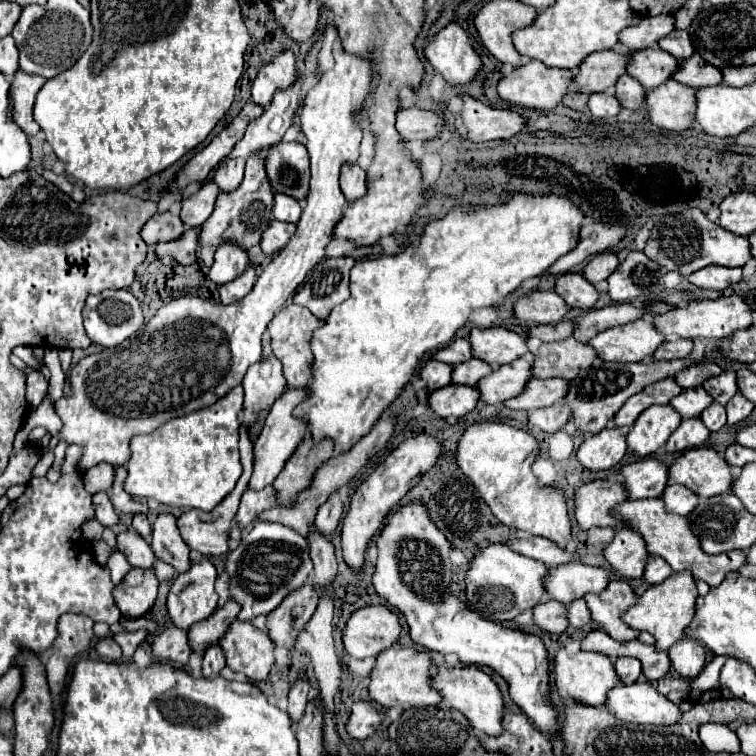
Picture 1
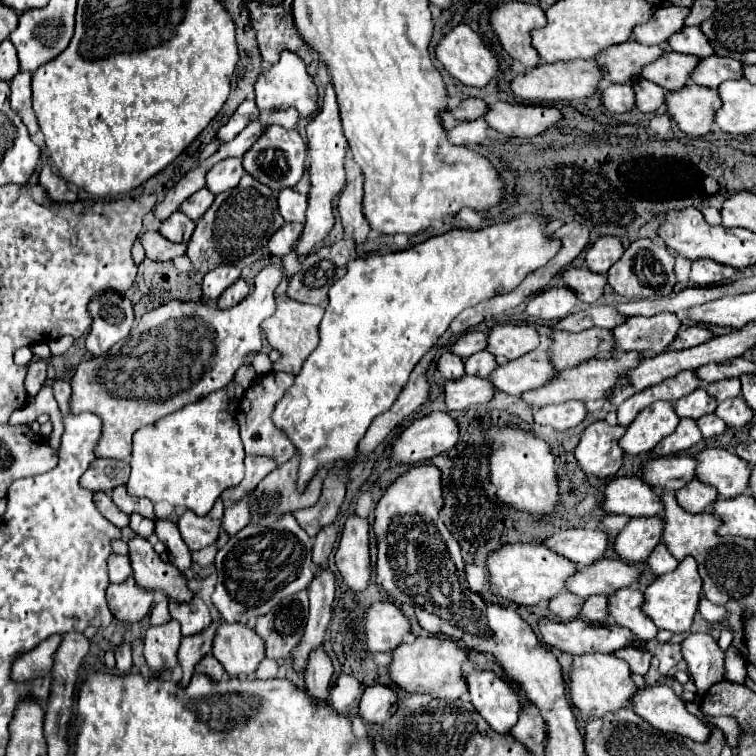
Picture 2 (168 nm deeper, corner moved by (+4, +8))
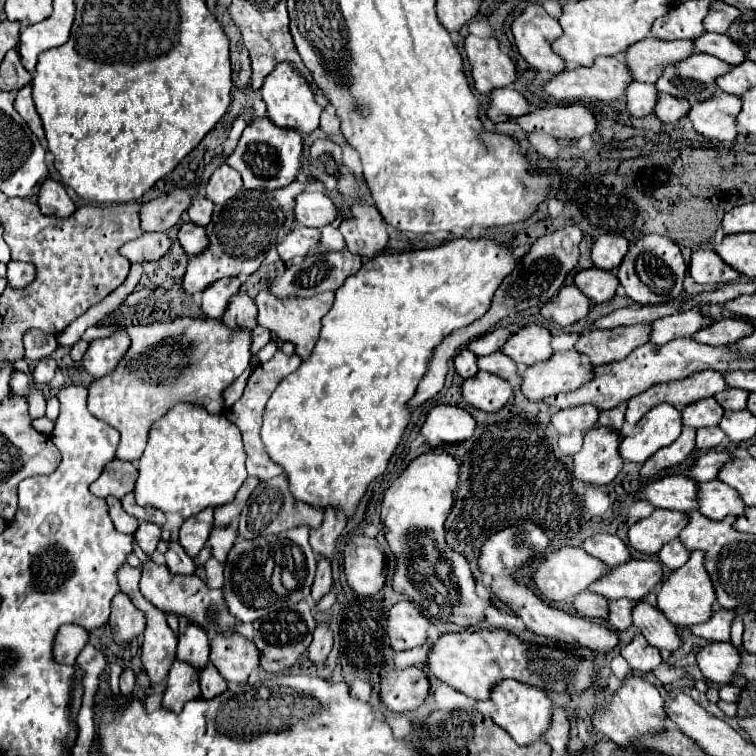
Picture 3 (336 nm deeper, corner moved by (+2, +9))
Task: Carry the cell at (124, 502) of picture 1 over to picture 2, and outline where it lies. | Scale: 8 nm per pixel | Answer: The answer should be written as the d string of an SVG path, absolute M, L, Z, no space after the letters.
M120 485L118 489L114 489L112 491L112 501L116 503L116 507L120 509L120 511L124 511L124 513L142 513L144 517L148 517L148 519L156 519L156 515L154 515L154 509L152 509L152 501L146 501L144 497L140 499L140 497L130 497L128 493L126 493L126 487L124 485Z

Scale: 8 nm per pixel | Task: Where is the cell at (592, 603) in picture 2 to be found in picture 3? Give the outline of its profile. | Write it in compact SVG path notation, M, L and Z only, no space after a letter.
M628 598L610 602L610 616L608 616L610 626L614 626L616 630L632 628L632 608L636 604L638 604L638 600L628 600Z

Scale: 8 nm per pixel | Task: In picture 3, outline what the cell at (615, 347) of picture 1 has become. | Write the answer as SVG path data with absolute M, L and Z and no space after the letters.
M688 310L672 316L658 318L652 322L652 342L666 344L674 338L688 338L702 328L702 314L700 310Z

